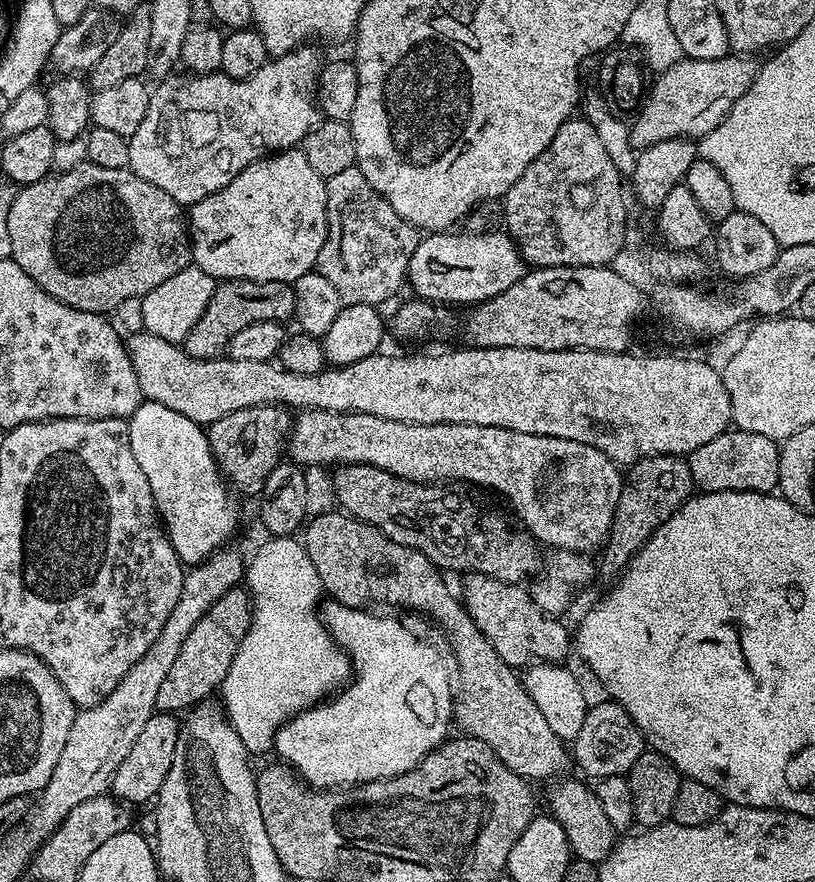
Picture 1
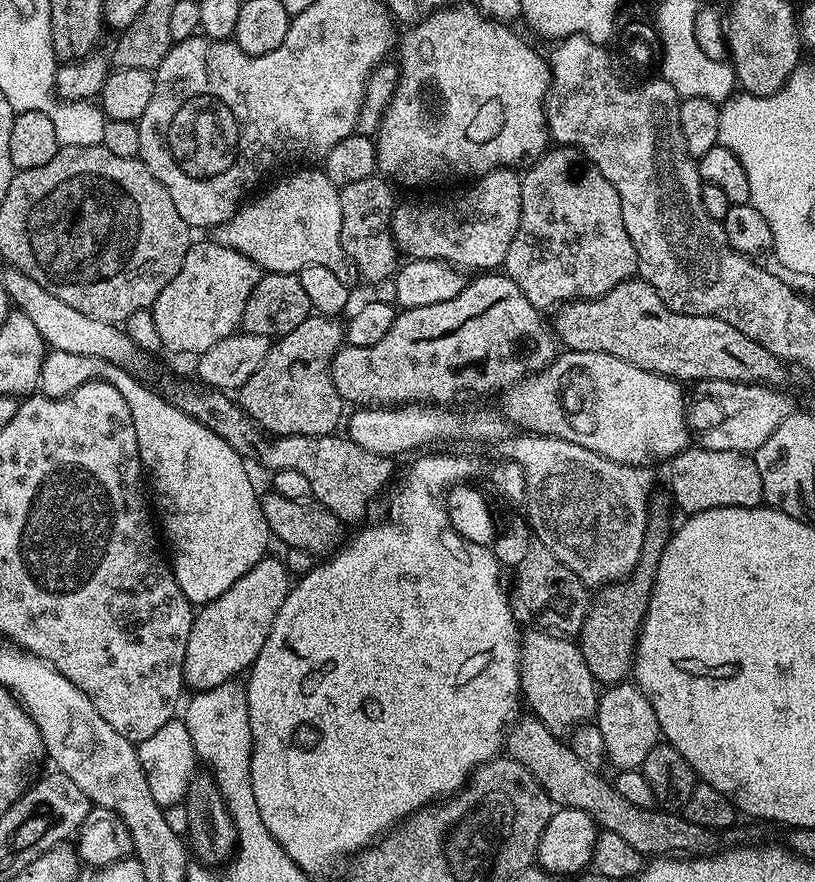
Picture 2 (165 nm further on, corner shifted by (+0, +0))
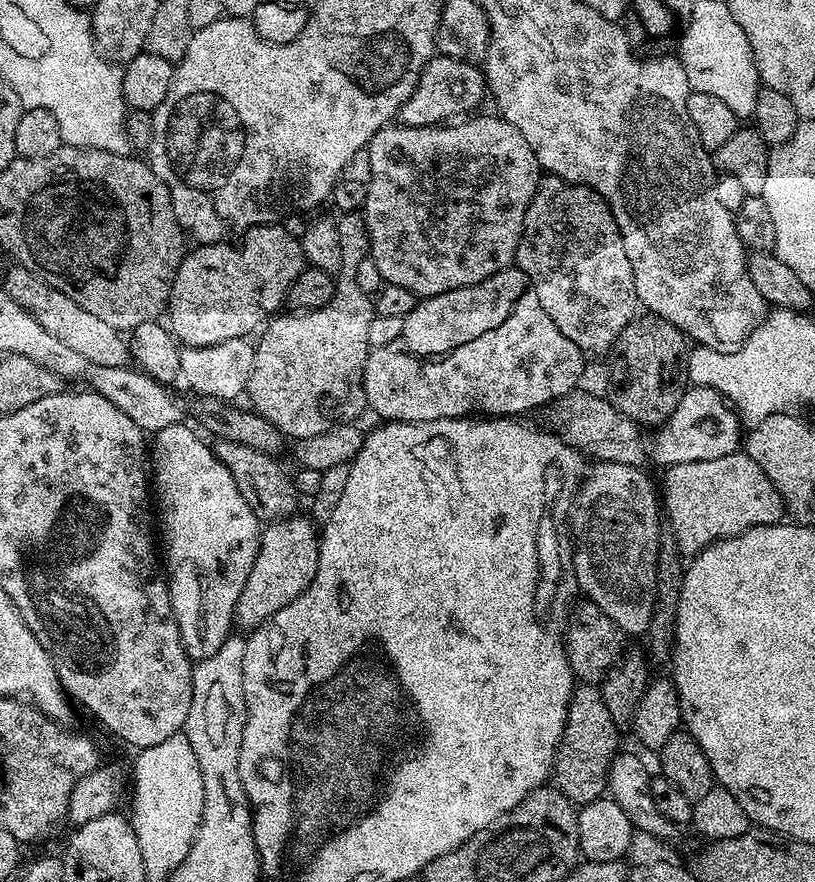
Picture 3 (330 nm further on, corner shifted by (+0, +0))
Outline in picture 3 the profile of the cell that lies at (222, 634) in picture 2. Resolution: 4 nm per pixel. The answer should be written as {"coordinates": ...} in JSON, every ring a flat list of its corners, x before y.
{"coordinates":[[301,514,285,516,283,520,271,521,260,533,258,554,254,566,250,566,250,578,238,594,234,624,237,629,251,630,264,624,282,606,290,606,310,586,318,568,320,538,318,528]]}

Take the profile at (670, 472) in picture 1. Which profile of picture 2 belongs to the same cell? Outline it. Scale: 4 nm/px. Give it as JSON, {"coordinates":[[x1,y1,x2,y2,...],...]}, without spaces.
{"coordinates":[[653,495,649,499,648,525,638,566,634,566,634,570,625,580,603,585,597,591,600,593,591,597,586,622,578,633,578,643,582,650,582,658,586,658,586,666,590,666,590,674,597,685,611,686,627,681,633,671,636,643,640,640,640,628,644,625,646,610,650,606,650,594,654,590,658,562,674,531,672,512,674,513,674,504,667,495]]}

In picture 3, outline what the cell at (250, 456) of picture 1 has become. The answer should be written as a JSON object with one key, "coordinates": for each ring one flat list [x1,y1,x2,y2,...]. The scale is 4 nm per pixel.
{"coordinates":[[346,212,337,217,336,229,338,230,338,238,341,245,341,263,338,275,335,277,336,289,334,290,334,298,330,298,330,302,326,306,318,306,309,312,289,311,289,316,285,314,276,314,271,317,263,325,262,331,259,333,260,340,255,341,256,353,254,354,254,370,250,374,250,382,246,393,246,400,249,400,251,407,262,418,266,418,273,424,277,430,285,437,292,436,293,441,305,440,314,434,322,434,326,430,330,430,339,424,351,424,359,421,359,416,366,412,364,402,364,367,366,366,366,358,370,351,368,347,368,339,370,338,370,322,374,315,374,300,369,293,362,290,362,286,358,286,357,268,360,262,367,259,371,248,369,246,368,228,365,226,365,220,361,213]]}

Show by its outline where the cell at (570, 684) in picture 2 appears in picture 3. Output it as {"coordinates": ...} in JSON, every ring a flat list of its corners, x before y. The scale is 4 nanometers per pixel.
{"coordinates":[[591,684,573,687,566,726,556,748,552,778,555,787,575,805,583,806,605,795,608,767,622,748,620,732,614,718,610,718,610,710,606,710,606,702,599,687]]}

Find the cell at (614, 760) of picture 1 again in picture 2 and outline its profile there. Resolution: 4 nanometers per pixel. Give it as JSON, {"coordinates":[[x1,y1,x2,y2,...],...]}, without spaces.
{"coordinates":[[621,682,608,687,599,693,596,702,596,715,594,723,602,734,602,740,606,742,607,763,613,764,613,769,639,769,646,762,646,754,654,750,656,744,661,743,662,737,658,726,658,714,654,714,654,706,642,694,642,690,634,682]]}

